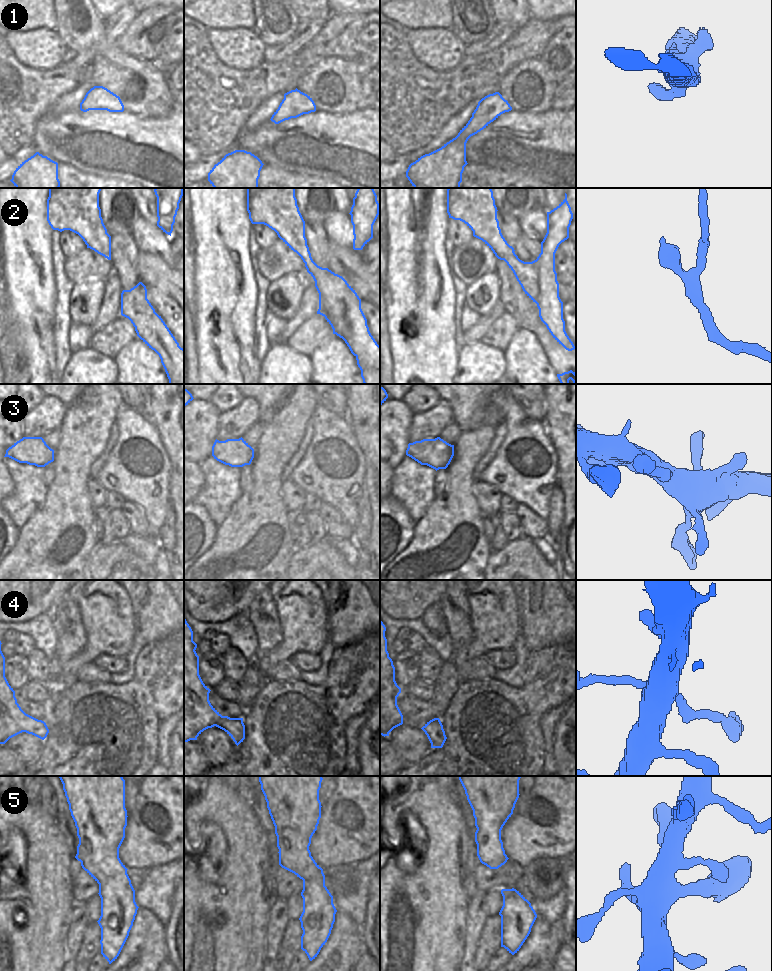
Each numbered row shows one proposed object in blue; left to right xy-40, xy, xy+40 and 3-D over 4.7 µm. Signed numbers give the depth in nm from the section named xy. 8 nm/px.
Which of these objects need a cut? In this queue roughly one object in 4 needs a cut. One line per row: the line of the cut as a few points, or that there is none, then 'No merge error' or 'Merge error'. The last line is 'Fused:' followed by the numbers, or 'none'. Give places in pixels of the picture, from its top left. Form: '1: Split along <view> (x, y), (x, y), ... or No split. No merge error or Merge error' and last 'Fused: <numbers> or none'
1: No split. No merge error
2: Split along xy (335, 274), (344, 283), (354, 339), (377, 346). Merge error
3: No split. No merge error
4: No split. No merge error
5: No split. No merge error
Fused: 2.

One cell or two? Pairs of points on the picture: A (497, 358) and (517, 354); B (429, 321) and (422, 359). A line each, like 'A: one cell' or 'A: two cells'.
A: two cells
B: one cell

